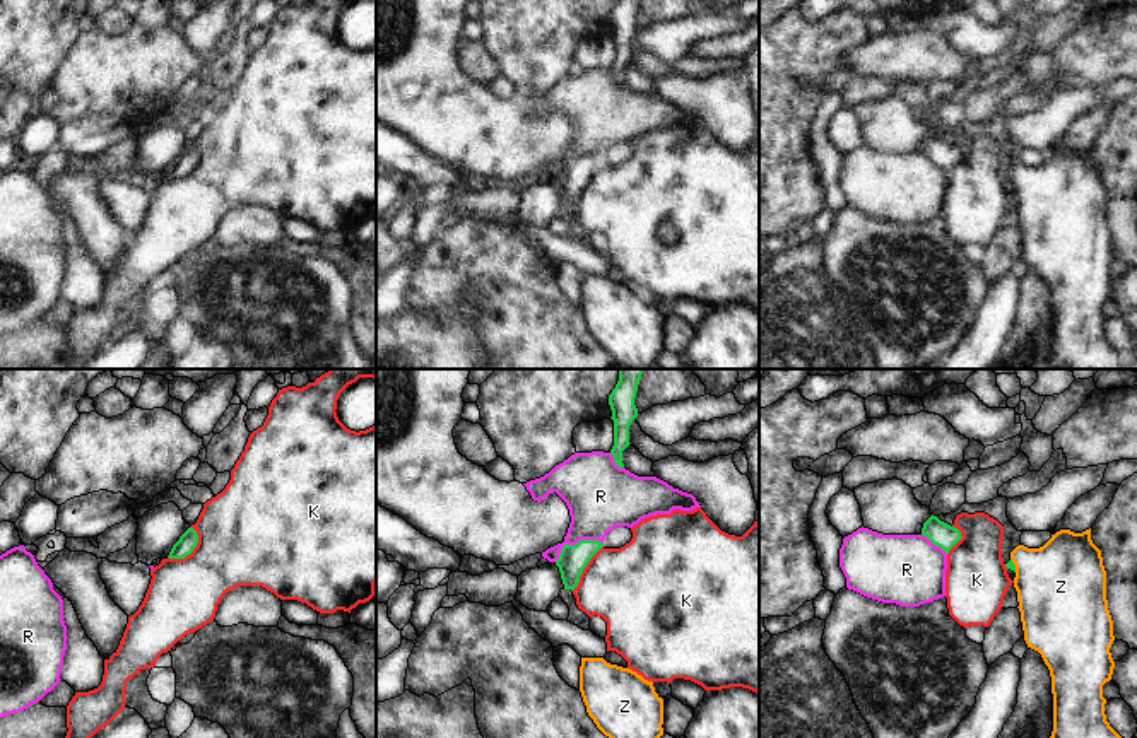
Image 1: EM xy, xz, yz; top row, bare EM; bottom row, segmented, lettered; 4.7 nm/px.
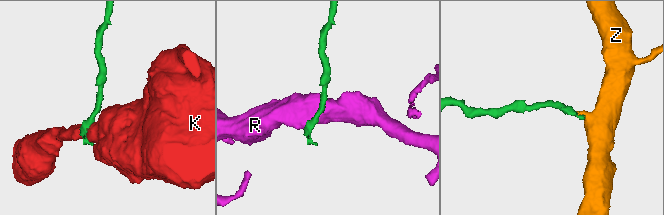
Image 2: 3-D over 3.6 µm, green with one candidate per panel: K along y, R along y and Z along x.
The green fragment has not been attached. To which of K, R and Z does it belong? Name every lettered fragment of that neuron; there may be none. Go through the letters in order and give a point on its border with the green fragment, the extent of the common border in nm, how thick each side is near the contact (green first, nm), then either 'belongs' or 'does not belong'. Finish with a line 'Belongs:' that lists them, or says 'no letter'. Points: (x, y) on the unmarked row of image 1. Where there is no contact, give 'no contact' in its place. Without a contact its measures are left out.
K: xy (192, 168) | 190 nm | 90/440 nm | does not belong
R: xz (577, 161) | 240 nm | 140/320 nm | does not belong
Z: yz (1013, 181) | 80 nm | 40/420 nm | belongs
Belongs: Z

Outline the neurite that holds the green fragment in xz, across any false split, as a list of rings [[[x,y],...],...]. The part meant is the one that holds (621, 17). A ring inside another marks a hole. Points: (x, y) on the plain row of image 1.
[[[617,0],[609,12],[609,22],[614,38],[614,63],[610,72],[619,85],[624,85],[622,68],[629,60],[629,43],[638,34],[638,26],[634,22],[636,9],[639,0]]]

